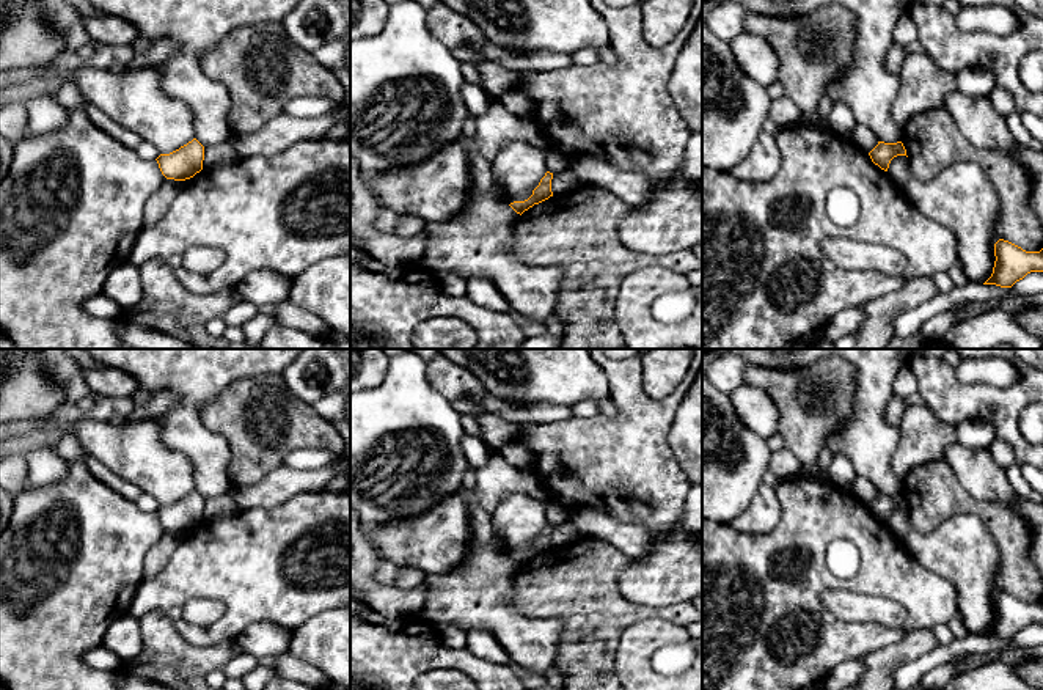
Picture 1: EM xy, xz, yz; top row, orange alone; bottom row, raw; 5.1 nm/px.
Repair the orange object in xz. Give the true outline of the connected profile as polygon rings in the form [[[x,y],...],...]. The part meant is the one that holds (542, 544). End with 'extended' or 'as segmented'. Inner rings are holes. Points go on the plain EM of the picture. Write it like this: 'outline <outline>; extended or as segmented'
outline [[[547,523],[545,528],[540,531],[539,538],[532,542],[532,547],[528,552],[525,552],[525,553],[514,553],[509,558],[517,566],[522,567],[525,563],[532,560],[534,556],[539,556],[539,555],[548,552],[550,549],[553,549],[551,531],[553,531],[553,525]]]; as segmented

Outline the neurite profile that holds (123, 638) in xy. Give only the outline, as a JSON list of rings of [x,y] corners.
[[[127,613],[113,621],[104,635],[102,644],[108,648],[123,663],[135,659],[141,651],[140,621]]]

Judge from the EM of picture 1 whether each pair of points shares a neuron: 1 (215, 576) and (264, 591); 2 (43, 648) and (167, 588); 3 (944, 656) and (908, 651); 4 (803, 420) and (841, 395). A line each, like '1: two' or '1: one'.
1: one
2: two
3: two
4: one

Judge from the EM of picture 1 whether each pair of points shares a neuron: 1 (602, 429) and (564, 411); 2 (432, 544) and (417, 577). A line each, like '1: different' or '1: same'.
1: different
2: different

